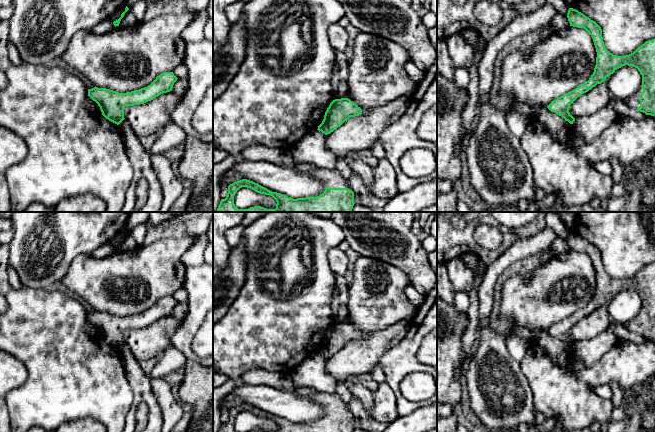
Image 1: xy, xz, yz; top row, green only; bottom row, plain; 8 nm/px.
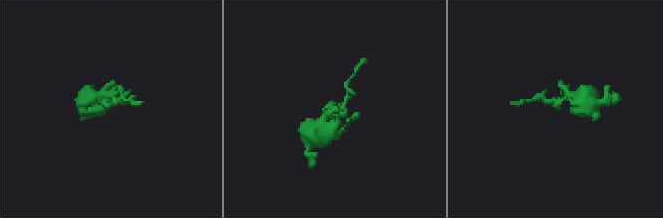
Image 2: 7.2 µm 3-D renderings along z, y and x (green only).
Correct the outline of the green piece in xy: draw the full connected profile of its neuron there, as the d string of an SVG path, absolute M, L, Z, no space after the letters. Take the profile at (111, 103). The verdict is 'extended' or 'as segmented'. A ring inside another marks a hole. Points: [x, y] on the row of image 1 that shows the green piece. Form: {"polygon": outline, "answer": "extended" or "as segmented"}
{"polygon": "M164 72L157 76L150 85L139 90L119 93L95 86L88 89L88 96L98 104L106 119L119 125L125 119L124 108L126 106L144 104L163 93L172 91L177 79L173 72Z", "answer": "as segmented"}

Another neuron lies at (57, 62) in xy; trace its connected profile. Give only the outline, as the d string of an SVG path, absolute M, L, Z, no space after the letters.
M57 57L55 58L49 65L54 66L54 67L60 67L65 70L67 70L69 73L72 73L76 75L88 89L92 89L95 87L93 83L91 83L83 74L75 70L74 68L70 67L62 57Z

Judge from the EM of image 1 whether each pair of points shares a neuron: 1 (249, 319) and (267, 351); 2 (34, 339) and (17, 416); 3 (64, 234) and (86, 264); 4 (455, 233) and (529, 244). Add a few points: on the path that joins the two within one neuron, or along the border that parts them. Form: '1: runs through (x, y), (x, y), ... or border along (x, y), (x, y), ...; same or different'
1: runs through (257, 327), (267, 337), (267, 343); same
2: runs through (35, 358), (35, 397); same
3: border along (89, 255), (78, 254), (65, 274); different
4: border along (537, 233), (517, 240), (498, 258); different

